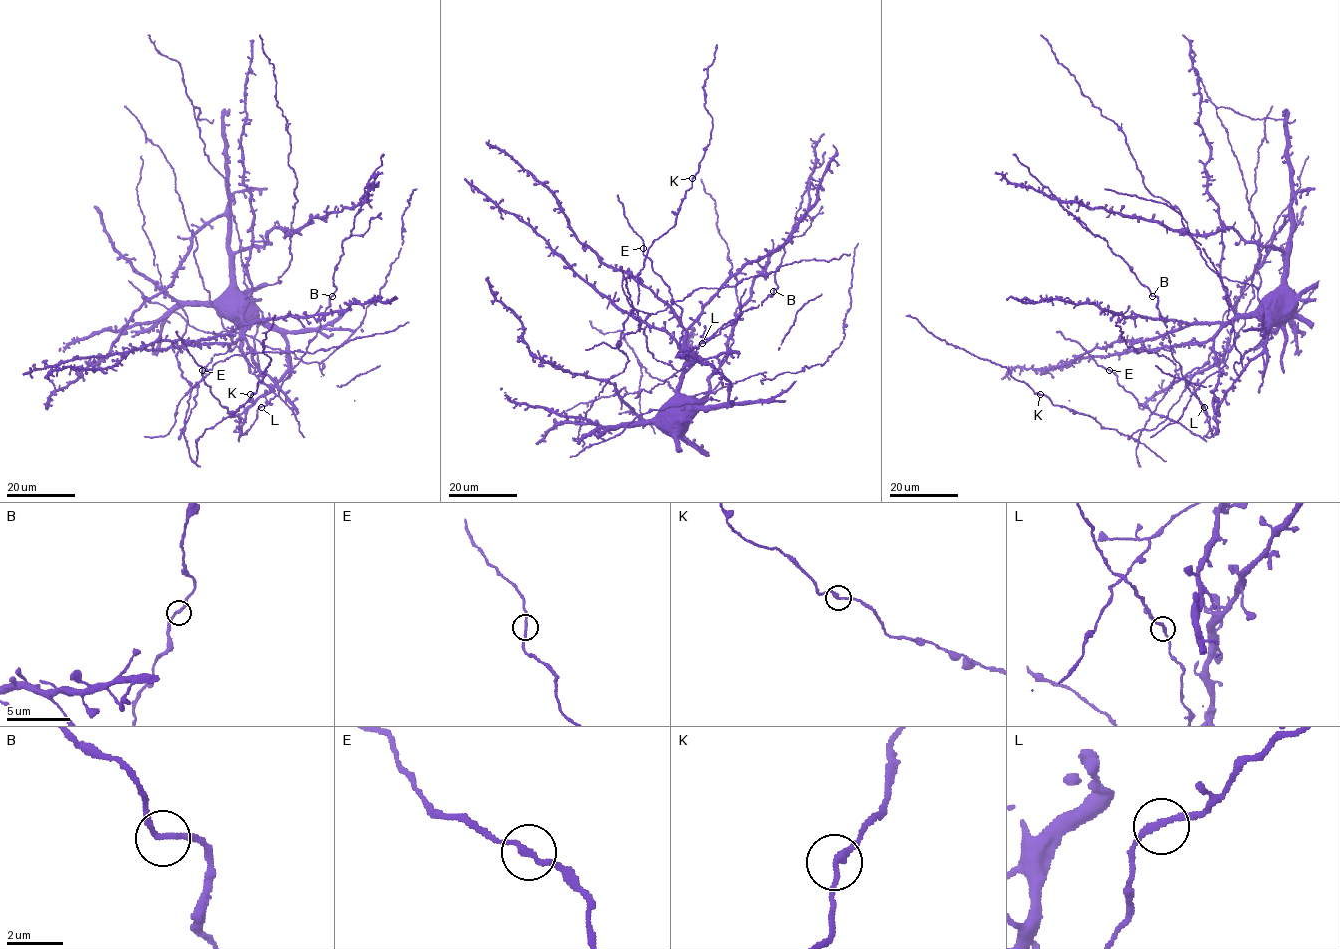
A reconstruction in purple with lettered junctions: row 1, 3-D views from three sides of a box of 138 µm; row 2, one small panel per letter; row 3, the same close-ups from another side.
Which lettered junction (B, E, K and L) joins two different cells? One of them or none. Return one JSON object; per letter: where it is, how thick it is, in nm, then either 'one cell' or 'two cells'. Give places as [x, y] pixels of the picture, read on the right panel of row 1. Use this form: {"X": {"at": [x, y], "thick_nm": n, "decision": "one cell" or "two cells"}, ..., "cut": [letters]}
{"B": {"at": [1152, 296], "thick_nm": 200, "decision": "one cell"}, "E": {"at": [1109, 370], "thick_nm": 200, "decision": "one cell"}, "K": {"at": [1040, 394], "thick_nm": 220, "decision": "one cell"}, "L": {"at": [1204, 407], "thick_nm": 200, "decision": "one cell"}, "cut": []}

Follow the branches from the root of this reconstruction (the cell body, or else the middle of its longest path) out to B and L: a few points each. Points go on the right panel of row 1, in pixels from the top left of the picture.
B: (1267, 307), (1253, 285), (1213, 271), (1184, 232), (1050, 199), (1042, 190), (1103, 237), (1152, 296)
L: (1267, 307), (1264, 301), (1269, 308), (1264, 348), (1243, 369), (1218, 406), (1215, 434), (1204, 407)

